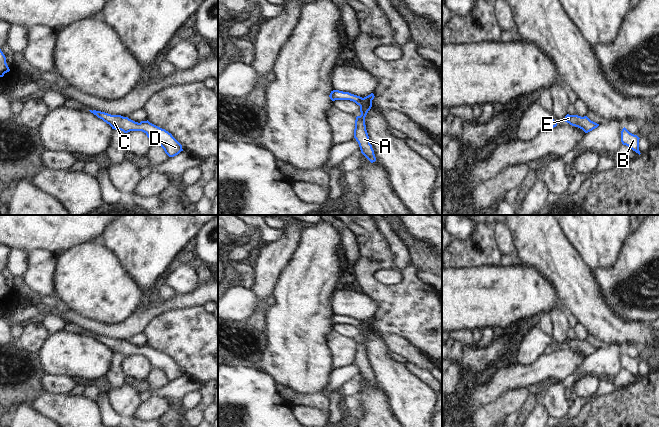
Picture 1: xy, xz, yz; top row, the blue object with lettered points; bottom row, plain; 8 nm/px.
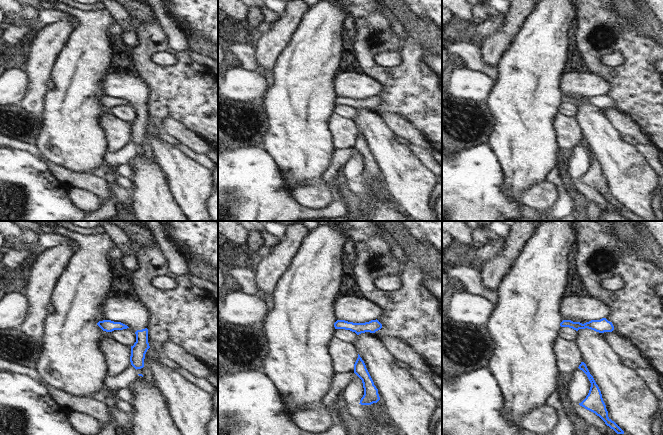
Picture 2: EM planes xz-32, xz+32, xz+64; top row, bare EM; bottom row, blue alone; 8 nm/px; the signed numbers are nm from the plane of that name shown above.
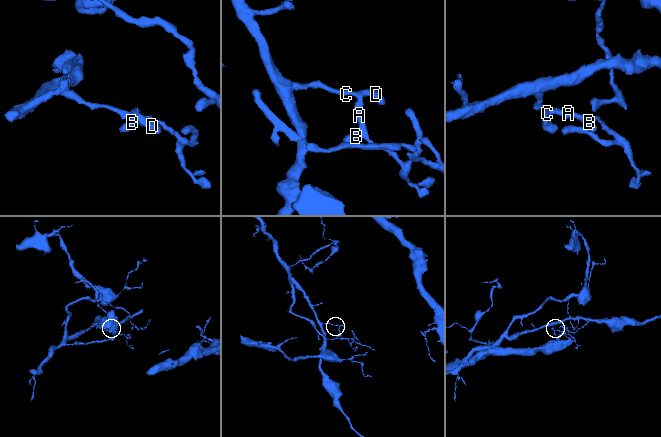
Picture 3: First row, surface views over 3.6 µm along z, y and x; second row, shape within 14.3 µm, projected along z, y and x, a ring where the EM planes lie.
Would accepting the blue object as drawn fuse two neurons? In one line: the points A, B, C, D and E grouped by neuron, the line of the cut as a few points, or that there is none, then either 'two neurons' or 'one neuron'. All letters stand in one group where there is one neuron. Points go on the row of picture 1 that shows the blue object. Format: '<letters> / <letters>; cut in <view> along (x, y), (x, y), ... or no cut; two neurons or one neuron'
A B E / C D; cut in xz along (363, 98), (359, 105); two neurons

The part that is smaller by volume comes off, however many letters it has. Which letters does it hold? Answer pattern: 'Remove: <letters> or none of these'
Remove: A, B, E

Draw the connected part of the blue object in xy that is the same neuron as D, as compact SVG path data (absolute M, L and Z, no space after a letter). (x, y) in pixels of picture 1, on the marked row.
M96 110L89 111L109 124L112 129L121 130L124 133L130 131L144 132L151 140L152 145L161 146L169 157L174 157L183 151L182 145L172 136L171 133L150 123L148 120L138 123L121 115L111 115Z

